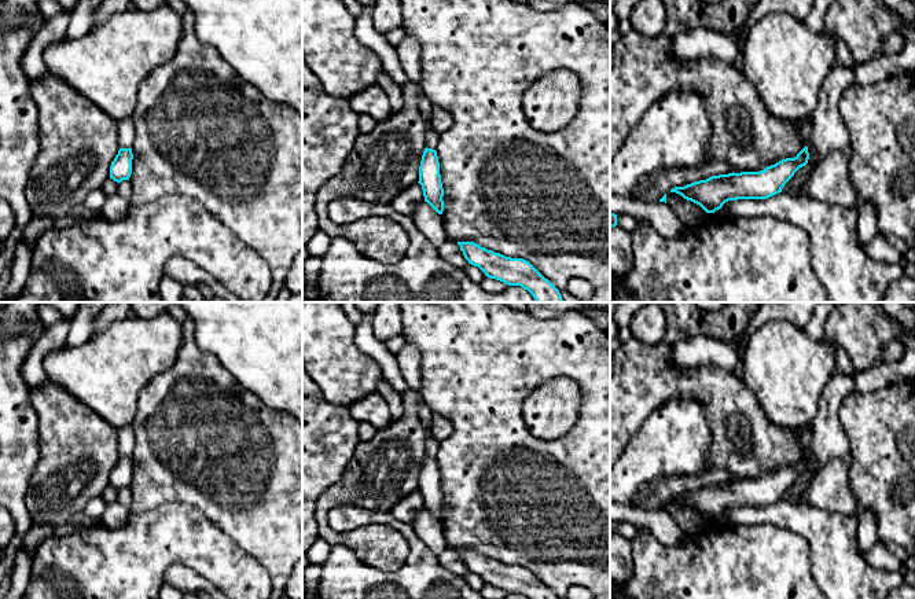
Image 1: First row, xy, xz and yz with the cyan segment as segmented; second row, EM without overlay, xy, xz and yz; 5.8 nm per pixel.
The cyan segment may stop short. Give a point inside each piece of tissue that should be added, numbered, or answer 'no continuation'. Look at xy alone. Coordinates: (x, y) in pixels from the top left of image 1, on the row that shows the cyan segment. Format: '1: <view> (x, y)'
1: xy (78, 142)

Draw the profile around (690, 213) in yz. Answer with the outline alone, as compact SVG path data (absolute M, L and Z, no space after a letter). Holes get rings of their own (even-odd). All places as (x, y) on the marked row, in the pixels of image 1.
M666 192L666 203L680 217L686 227L699 223L708 214L699 205L684 199L676 192Z

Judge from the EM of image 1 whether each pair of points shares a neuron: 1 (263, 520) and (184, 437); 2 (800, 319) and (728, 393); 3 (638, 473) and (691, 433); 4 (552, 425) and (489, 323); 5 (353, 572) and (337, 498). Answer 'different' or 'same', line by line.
1: same
2: different
3: same
4: different
5: different

